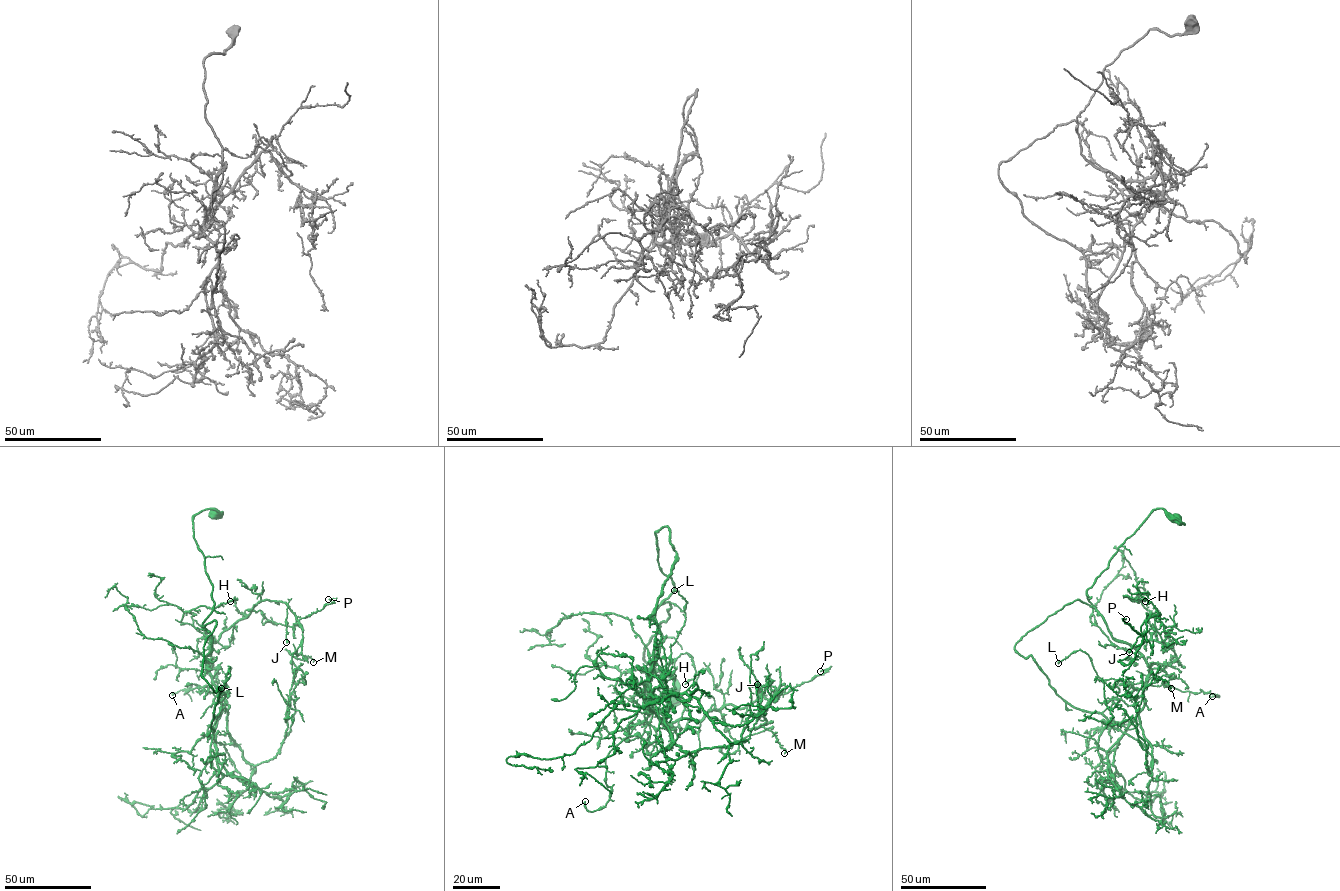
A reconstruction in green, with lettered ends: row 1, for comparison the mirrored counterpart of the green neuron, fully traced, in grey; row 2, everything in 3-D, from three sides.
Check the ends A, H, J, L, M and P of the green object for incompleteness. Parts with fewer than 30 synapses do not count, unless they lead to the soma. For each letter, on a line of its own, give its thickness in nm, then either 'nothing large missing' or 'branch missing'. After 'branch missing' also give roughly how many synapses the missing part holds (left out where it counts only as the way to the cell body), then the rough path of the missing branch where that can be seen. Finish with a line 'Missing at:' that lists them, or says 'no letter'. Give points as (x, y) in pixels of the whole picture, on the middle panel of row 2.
A: 320 nm | nothing large missing
H: 180 nm | nothing large missing
J: 160 nm | nothing large missing
L: 360 nm | nothing large missing
M: 130 nm | nothing large missing
P: 160 nm | nothing large missing
Missing at: no letter

